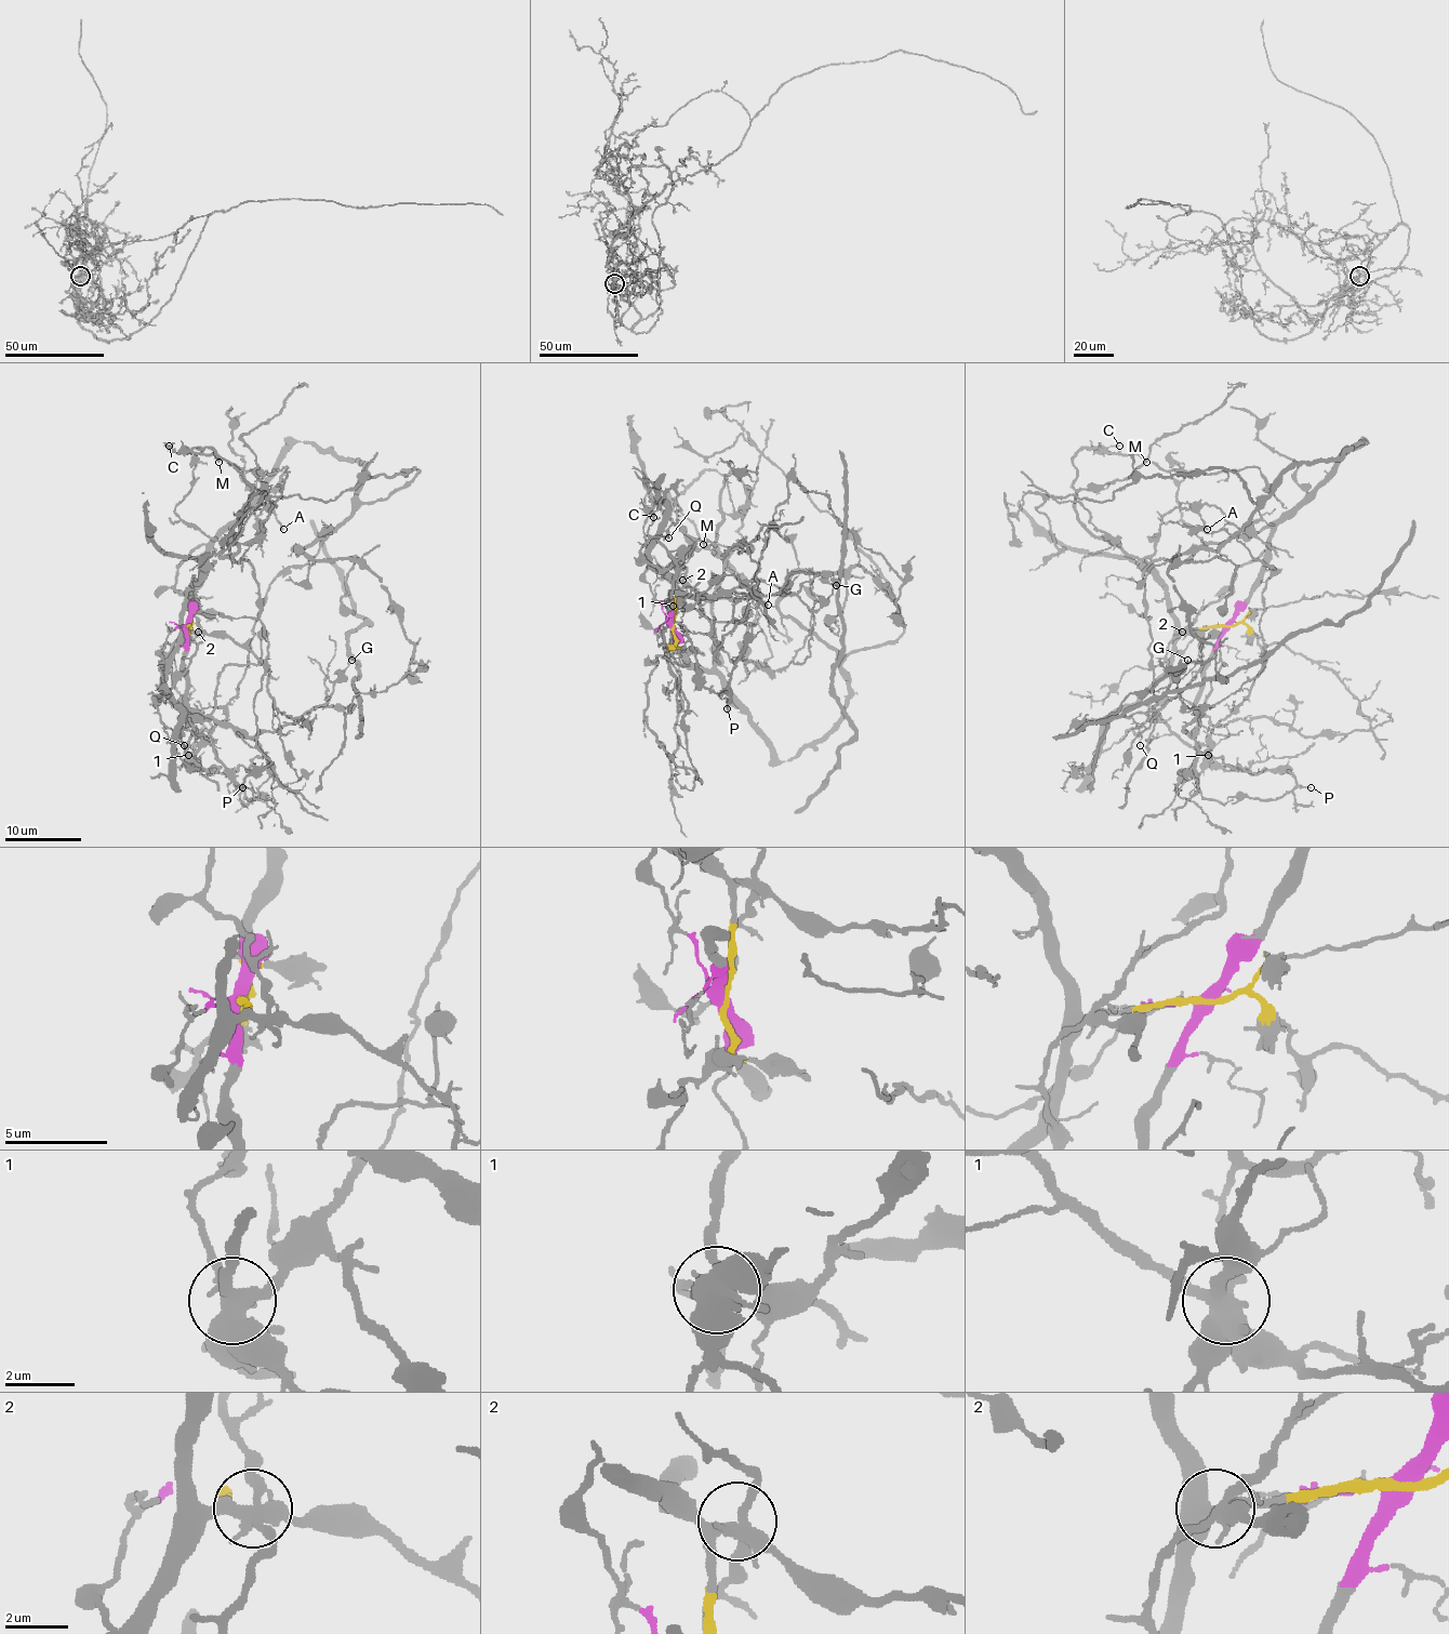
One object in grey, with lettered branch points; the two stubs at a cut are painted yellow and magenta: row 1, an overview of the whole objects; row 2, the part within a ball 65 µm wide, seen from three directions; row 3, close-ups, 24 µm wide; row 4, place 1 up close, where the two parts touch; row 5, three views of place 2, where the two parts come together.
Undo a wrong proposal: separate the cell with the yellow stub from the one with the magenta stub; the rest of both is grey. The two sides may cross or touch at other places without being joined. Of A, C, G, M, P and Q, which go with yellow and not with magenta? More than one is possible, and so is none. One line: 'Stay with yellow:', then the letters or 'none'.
Stay with yellow: A, C, M, P

